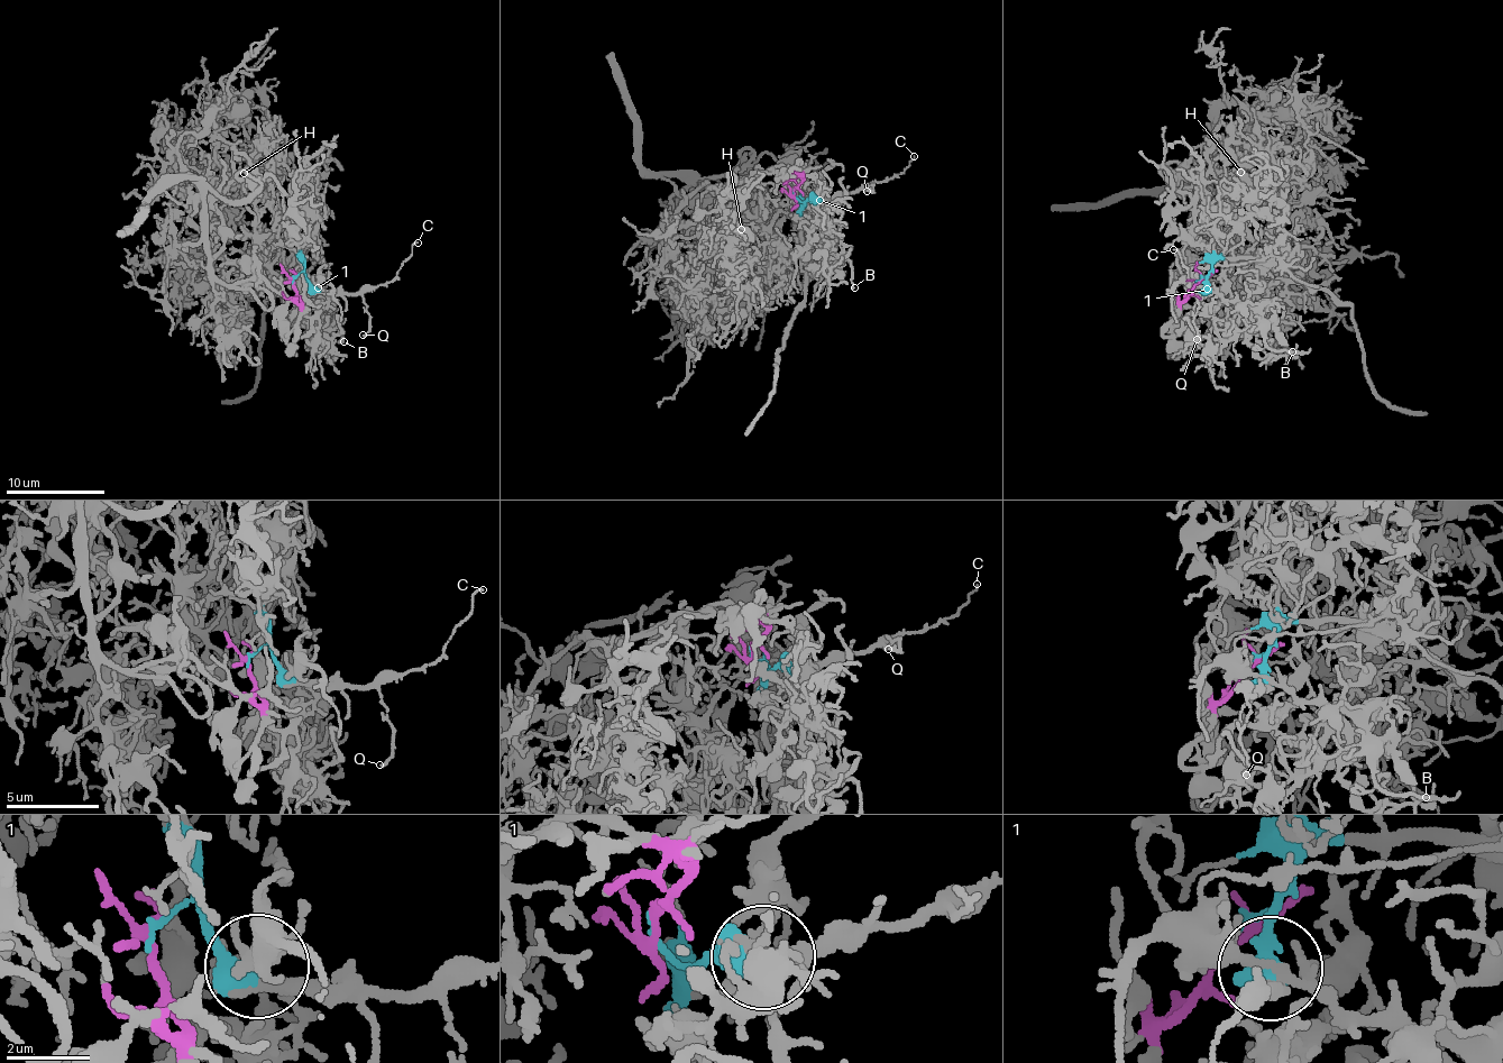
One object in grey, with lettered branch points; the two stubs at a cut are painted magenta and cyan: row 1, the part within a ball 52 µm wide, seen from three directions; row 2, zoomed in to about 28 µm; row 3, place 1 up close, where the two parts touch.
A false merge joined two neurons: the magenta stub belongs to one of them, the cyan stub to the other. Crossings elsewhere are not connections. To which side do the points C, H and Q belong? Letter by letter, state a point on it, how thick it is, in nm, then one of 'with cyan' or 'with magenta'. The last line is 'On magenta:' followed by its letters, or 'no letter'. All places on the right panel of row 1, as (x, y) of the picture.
C: at (1173, 249); 80 nm thick; with cyan
H: at (1240, 172); 150 nm thick; with magenta
Q: at (1197, 339); 170 nm thick; with cyan
On magenta: H

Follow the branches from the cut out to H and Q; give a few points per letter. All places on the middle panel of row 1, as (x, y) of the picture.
H: (794, 194), (797, 176), (777, 166), (759, 177), (747, 209), (771, 217), (766, 193), (753, 191), (741, 228)
Q: (794, 194), (803, 201), (861, 190), (872, 184), (873, 191), (865, 191)

